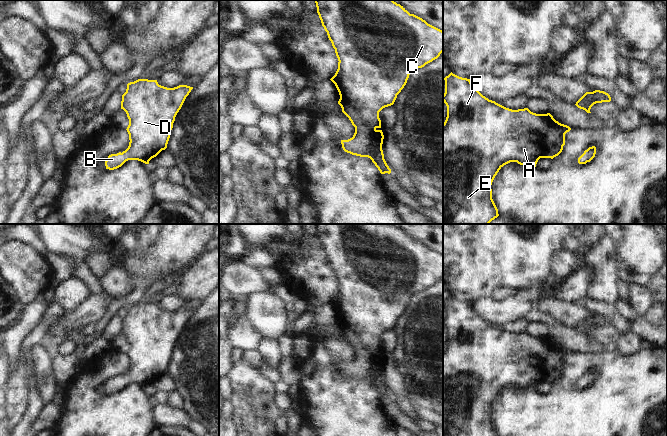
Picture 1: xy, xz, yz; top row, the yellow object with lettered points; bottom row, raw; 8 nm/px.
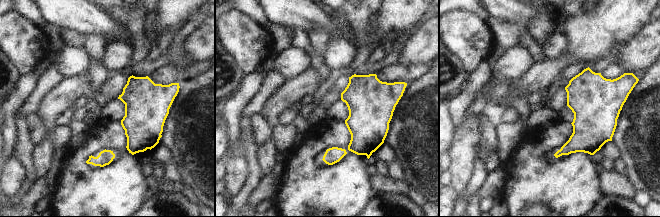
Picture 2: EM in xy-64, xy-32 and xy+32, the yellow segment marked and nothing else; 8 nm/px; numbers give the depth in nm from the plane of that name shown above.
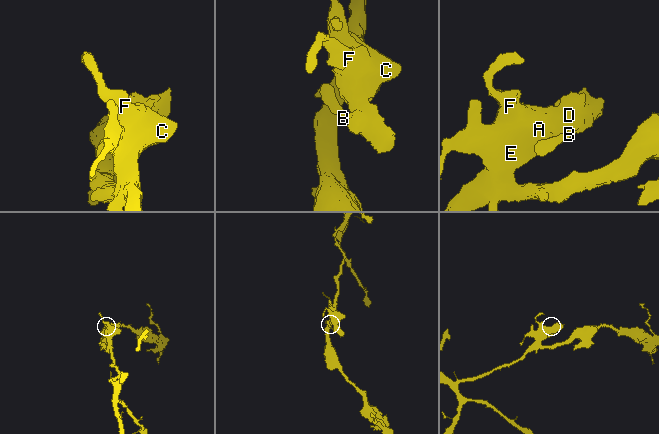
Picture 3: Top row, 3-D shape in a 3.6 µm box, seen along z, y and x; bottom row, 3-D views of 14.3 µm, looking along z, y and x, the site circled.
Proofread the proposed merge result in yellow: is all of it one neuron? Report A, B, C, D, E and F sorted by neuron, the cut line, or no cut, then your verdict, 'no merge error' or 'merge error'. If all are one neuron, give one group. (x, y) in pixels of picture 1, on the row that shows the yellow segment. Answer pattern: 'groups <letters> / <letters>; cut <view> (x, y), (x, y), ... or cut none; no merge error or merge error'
groups A B C D E F; cut none; no merge error

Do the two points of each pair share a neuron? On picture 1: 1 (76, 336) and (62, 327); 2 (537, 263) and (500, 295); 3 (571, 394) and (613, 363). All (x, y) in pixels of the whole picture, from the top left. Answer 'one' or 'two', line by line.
1: two
2: two
3: one

